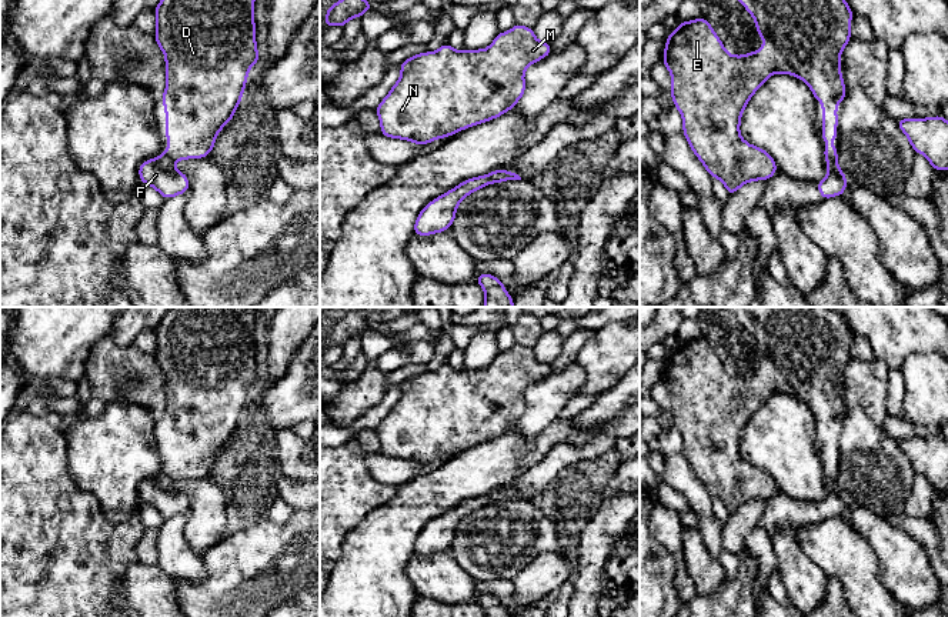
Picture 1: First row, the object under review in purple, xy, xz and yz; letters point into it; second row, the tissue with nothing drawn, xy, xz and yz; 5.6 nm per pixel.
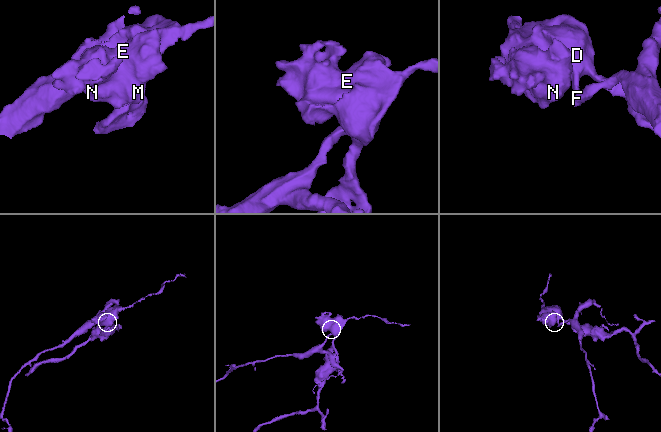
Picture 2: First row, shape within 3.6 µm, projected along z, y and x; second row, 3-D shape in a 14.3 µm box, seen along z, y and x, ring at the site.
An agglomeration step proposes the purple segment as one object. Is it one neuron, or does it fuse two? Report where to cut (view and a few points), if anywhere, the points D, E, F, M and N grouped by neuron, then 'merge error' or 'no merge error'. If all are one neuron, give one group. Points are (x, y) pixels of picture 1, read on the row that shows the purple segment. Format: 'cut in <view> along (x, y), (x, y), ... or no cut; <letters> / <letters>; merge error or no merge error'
cut in xy along (164, 154), (173, 162); D E M N / F; merge error

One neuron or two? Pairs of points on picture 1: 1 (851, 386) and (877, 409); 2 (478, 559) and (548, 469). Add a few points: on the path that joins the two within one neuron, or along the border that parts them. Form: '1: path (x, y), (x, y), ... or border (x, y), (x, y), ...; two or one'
1: path (857, 389), (871, 403); one
2: border (521, 499), (528, 500); two

